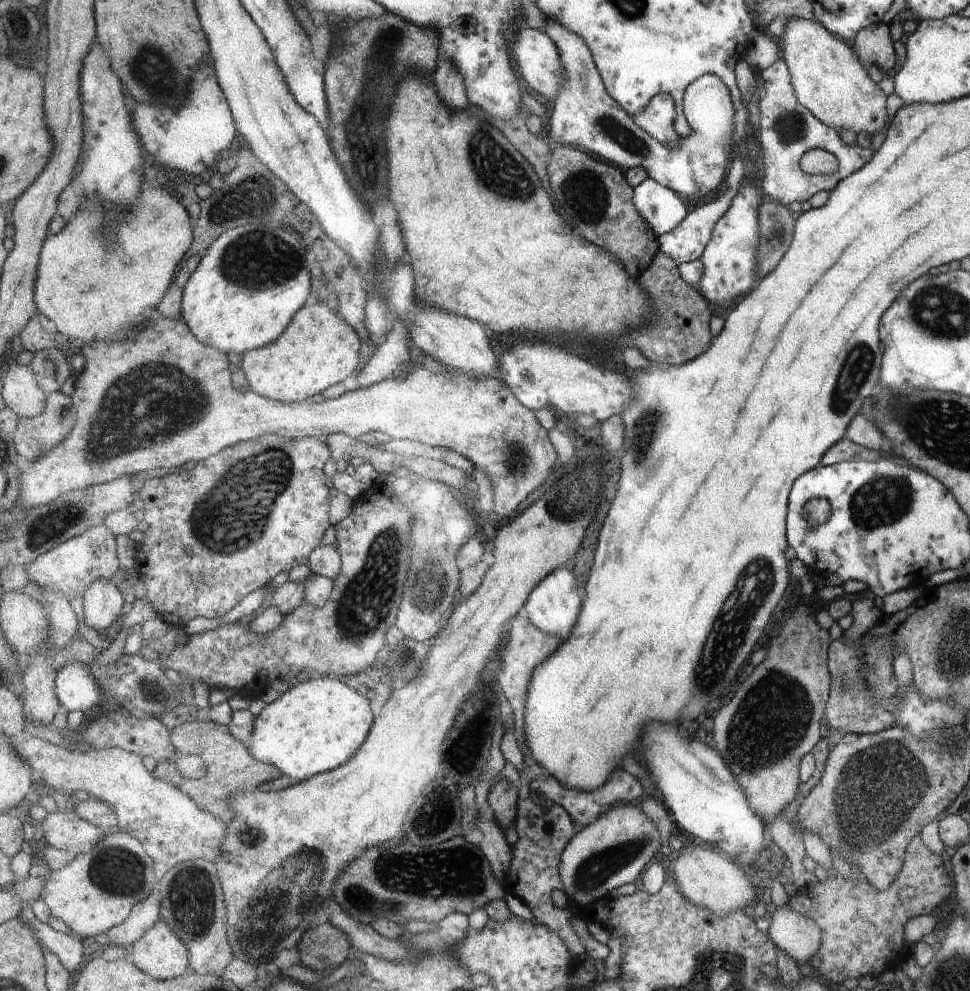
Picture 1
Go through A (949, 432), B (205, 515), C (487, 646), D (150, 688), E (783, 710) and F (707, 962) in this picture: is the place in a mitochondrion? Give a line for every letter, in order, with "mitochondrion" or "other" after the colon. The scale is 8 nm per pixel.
A: mitochondrion
B: mitochondrion
C: other
D: mitochondrion
E: mitochondrion
F: mitochondrion

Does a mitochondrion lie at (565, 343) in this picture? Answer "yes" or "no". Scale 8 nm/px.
no

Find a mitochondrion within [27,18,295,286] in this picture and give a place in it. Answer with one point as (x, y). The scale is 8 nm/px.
(154, 73)

